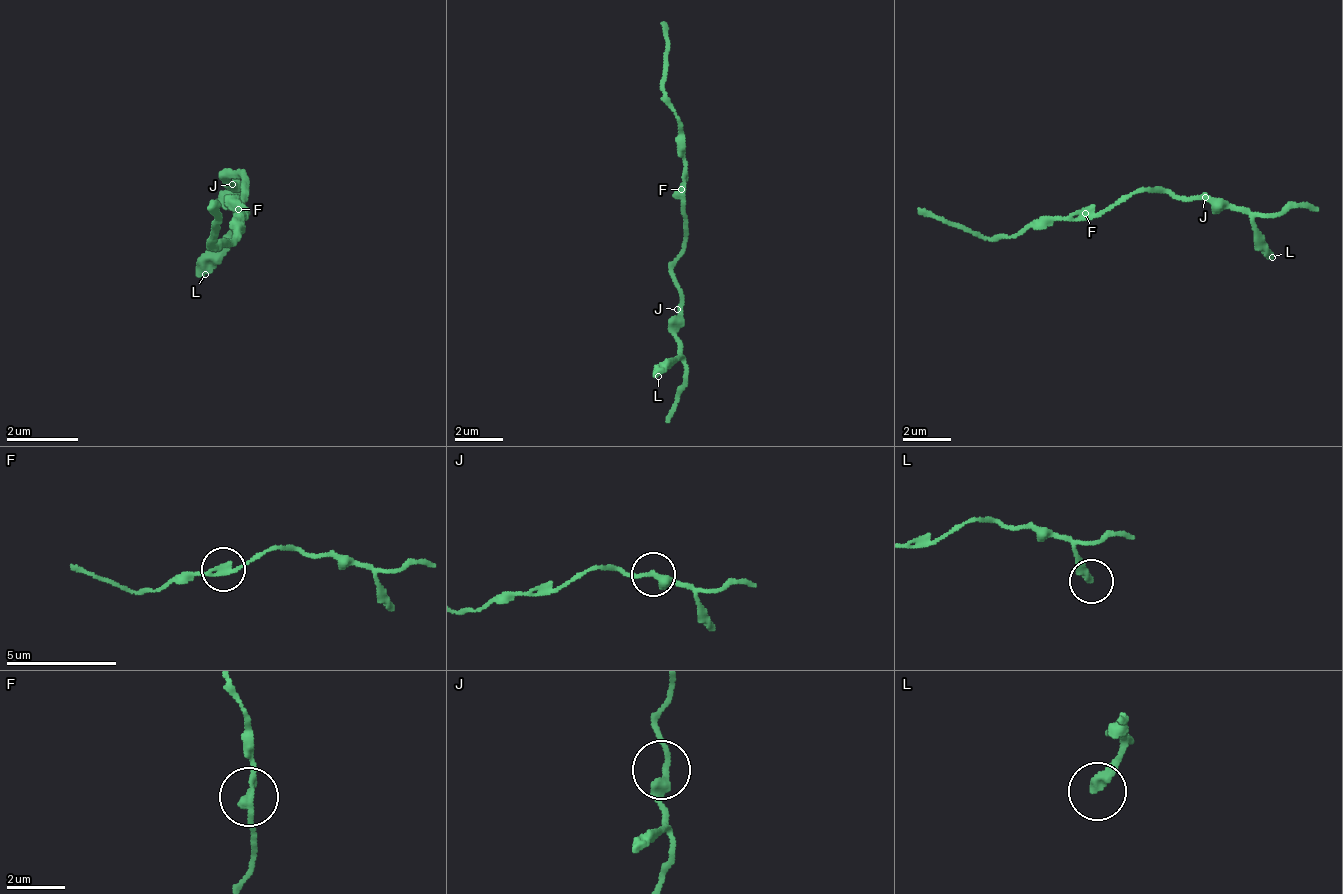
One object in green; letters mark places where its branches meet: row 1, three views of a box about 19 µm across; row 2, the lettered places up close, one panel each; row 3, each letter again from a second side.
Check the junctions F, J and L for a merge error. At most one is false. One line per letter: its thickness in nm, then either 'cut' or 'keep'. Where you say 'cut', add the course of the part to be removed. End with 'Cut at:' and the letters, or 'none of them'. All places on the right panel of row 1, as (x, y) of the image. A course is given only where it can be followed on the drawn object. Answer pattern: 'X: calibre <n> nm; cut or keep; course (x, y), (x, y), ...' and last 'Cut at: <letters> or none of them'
F: calibre 240 nm; keep
J: calibre 320 nm; keep
L: calibre 360 nm; keep
Cut at: none of them

